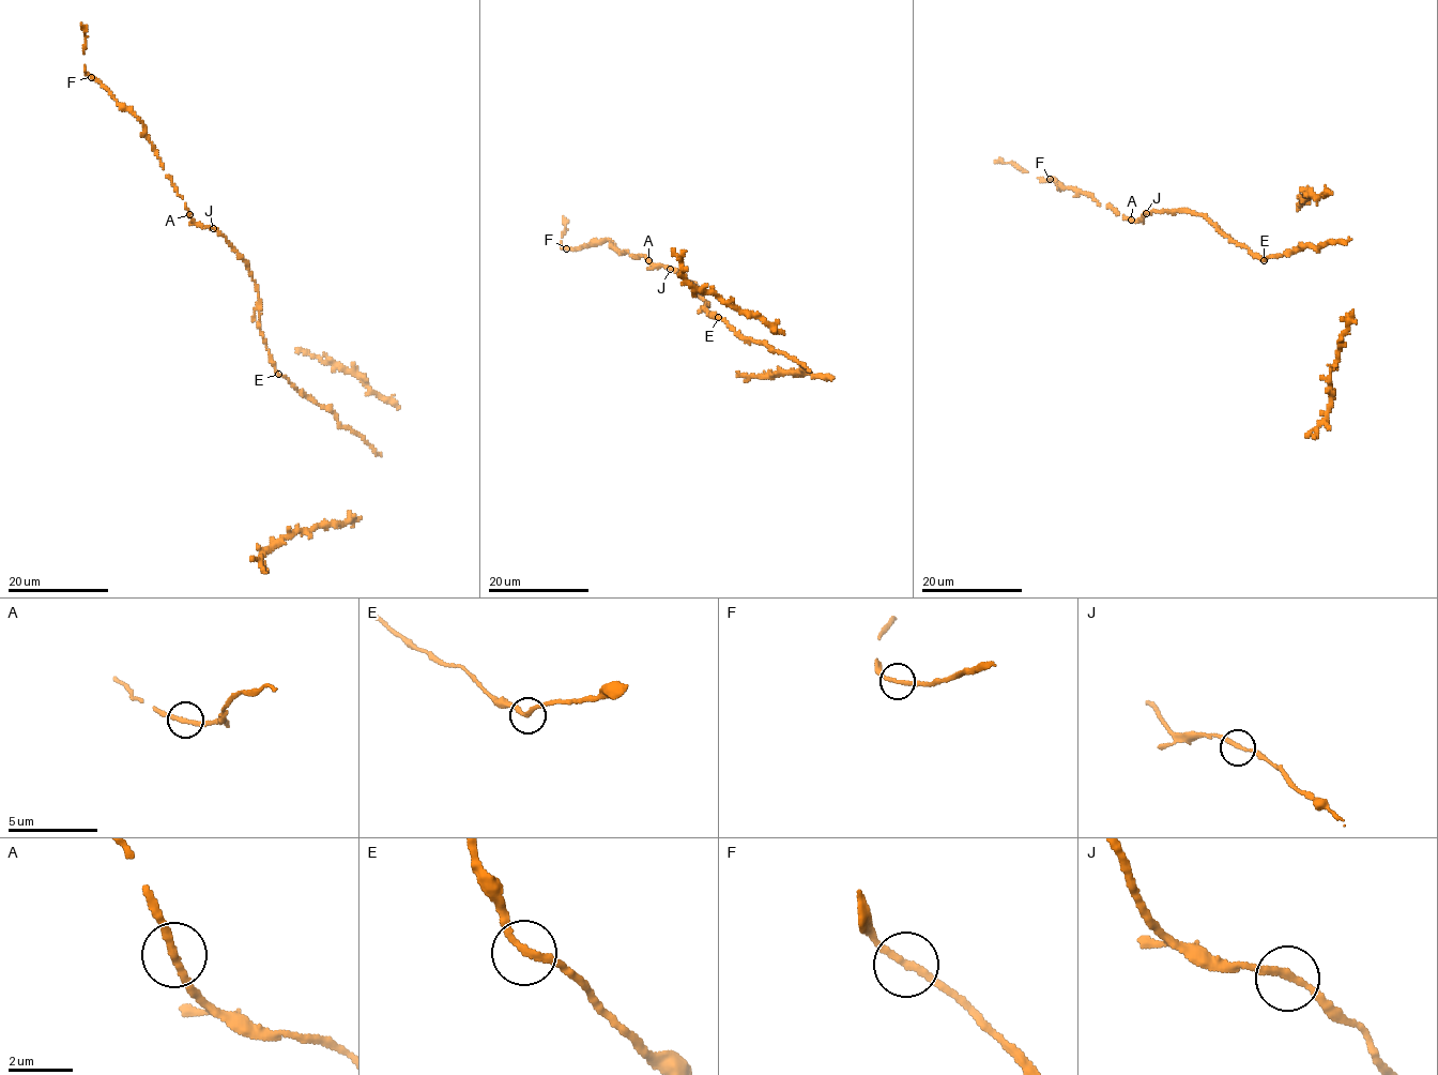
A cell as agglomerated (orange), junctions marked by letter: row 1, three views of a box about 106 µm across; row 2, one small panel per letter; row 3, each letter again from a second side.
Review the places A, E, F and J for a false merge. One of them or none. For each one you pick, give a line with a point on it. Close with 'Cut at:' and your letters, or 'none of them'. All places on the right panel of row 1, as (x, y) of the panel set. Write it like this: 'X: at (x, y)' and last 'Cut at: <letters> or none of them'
Cut at: none of them

